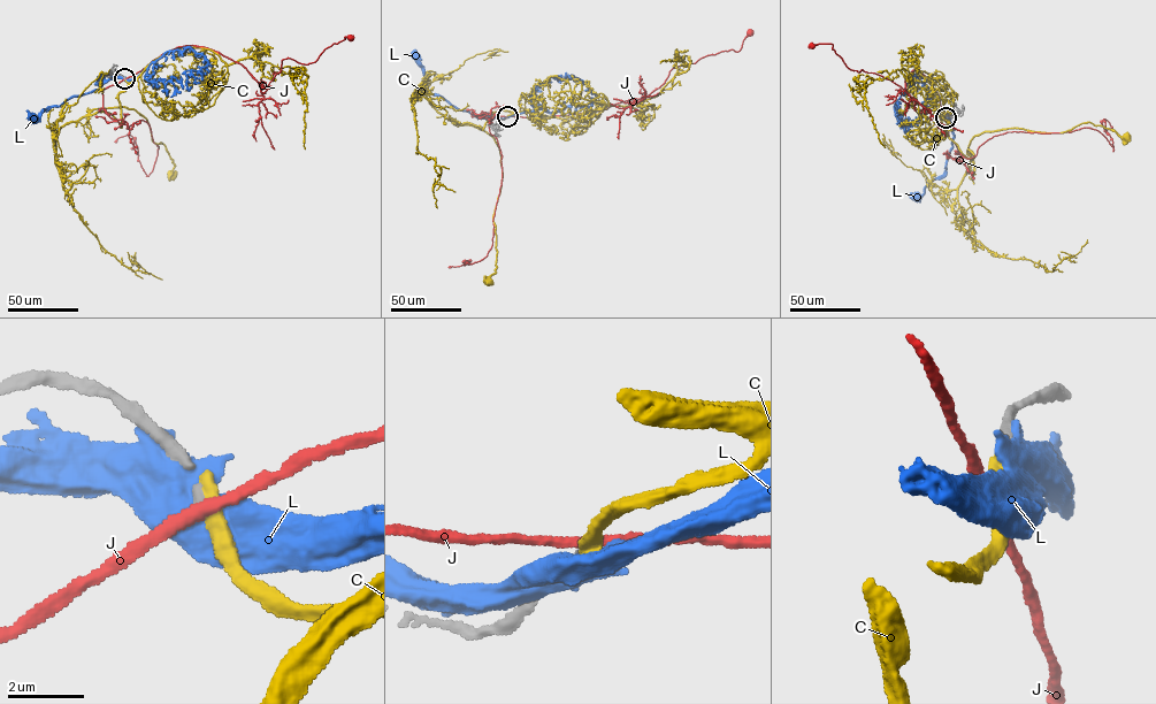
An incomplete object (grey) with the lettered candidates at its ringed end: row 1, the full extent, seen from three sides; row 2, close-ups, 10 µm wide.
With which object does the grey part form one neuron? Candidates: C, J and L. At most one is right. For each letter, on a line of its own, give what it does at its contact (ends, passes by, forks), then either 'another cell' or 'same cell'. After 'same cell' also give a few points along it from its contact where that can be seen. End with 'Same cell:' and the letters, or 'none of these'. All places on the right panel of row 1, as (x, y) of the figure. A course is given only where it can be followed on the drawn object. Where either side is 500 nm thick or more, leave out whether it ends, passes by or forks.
C: it ends | another cell
J: it passes by | another cell
L: another cell
Same cell: none of these

